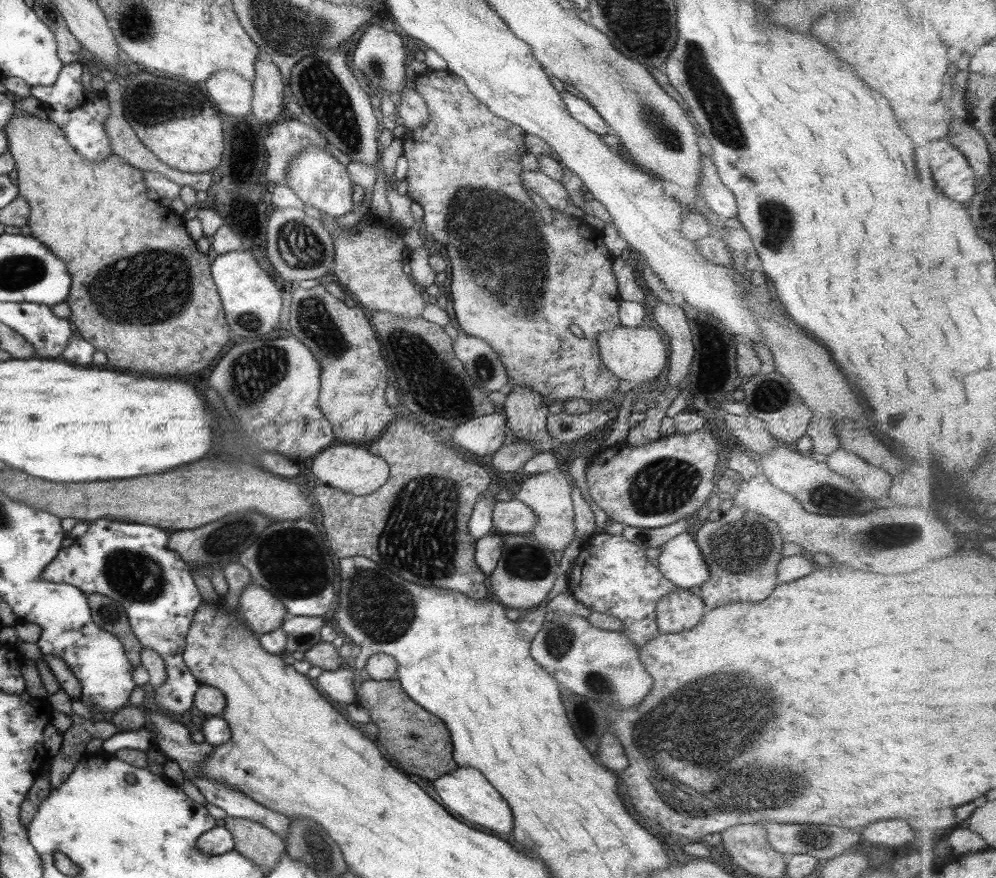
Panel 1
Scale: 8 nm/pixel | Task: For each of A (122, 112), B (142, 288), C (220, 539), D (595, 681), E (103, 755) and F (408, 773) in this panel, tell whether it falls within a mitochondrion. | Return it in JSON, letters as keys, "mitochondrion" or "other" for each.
{"A":"other","B":"mitochondrion","C":"mitochondrion","D":"mitochondrion","E":"other","F":"other"}

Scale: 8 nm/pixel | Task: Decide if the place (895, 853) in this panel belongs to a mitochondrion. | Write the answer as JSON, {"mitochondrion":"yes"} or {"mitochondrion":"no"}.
{"mitochondrion":"no"}

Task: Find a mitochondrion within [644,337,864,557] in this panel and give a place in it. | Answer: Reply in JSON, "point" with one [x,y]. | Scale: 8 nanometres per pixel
{"point":[768,395]}

